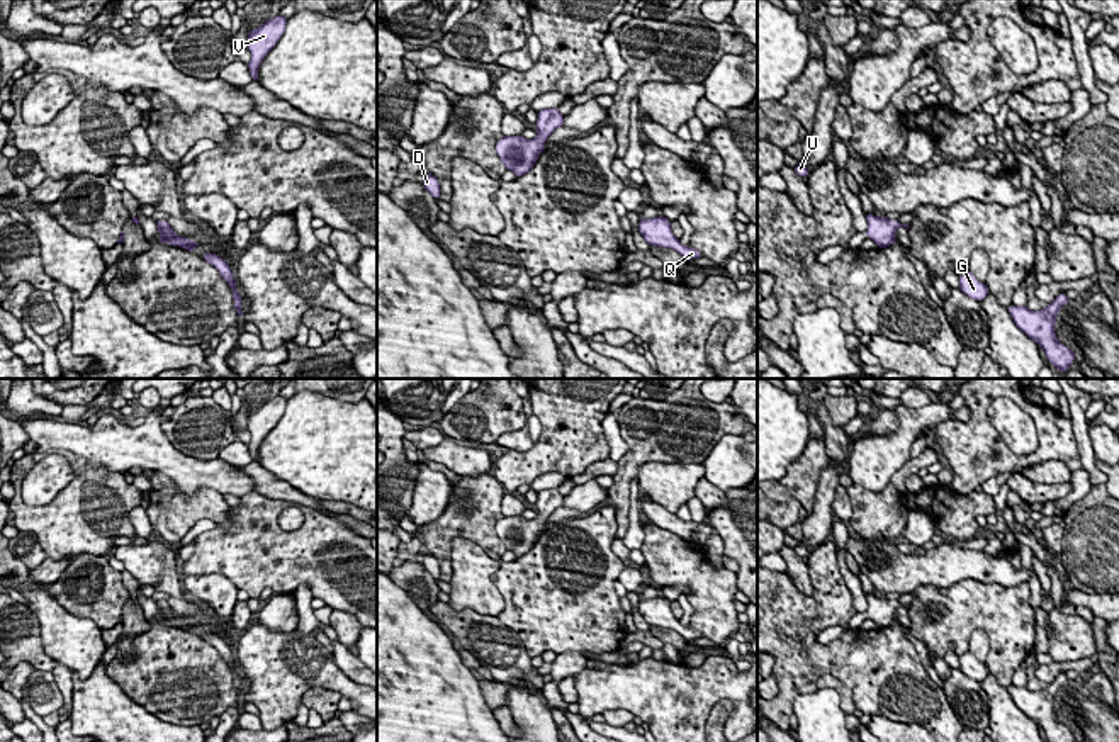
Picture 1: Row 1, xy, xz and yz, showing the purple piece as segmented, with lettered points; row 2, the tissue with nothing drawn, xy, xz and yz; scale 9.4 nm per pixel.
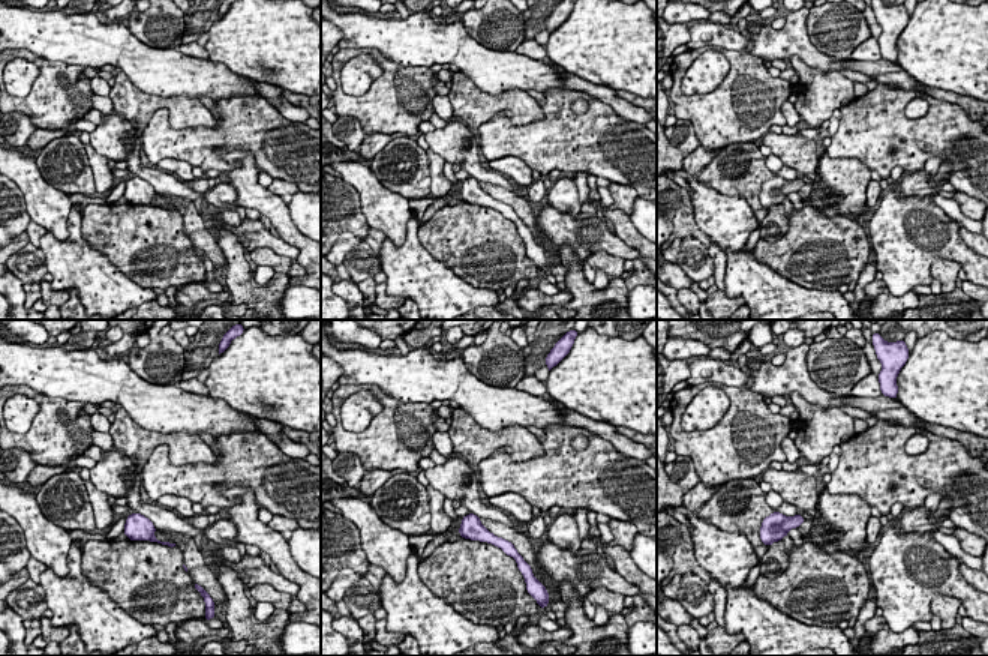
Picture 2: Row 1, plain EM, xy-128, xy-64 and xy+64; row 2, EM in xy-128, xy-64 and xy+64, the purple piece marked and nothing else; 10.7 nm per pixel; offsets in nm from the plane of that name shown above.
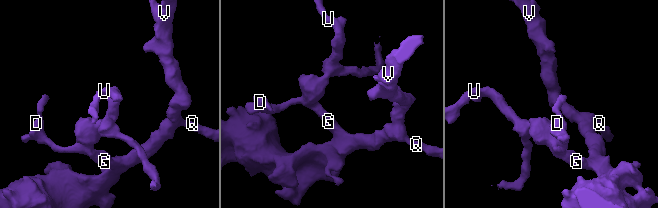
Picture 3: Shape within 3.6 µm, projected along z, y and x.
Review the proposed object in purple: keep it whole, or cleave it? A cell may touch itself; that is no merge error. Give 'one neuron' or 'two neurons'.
one neuron

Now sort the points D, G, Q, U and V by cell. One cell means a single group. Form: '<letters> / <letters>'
D G Q U V

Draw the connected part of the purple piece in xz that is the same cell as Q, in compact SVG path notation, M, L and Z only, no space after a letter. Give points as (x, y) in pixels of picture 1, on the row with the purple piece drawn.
M652 217L652 219L640 219L638 231L644 236L645 243L650 246L662 246L662 248L672 248L676 250L684 260L691 258L703 258L703 253L683 246L679 239L671 231L671 221L667 217Z

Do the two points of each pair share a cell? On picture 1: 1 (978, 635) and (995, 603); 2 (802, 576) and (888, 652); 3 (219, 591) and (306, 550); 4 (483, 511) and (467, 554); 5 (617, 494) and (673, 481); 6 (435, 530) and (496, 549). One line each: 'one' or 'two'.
1: two
2: two
3: two
4: two
5: two
6: one

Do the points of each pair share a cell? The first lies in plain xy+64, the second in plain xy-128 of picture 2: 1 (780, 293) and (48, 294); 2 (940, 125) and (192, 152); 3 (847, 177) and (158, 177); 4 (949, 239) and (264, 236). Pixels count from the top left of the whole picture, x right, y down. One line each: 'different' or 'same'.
1: different
2: same
3: different
4: same

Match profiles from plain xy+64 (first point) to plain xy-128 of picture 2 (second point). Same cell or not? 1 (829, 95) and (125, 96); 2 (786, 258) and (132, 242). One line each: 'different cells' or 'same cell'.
1: same cell
2: same cell

